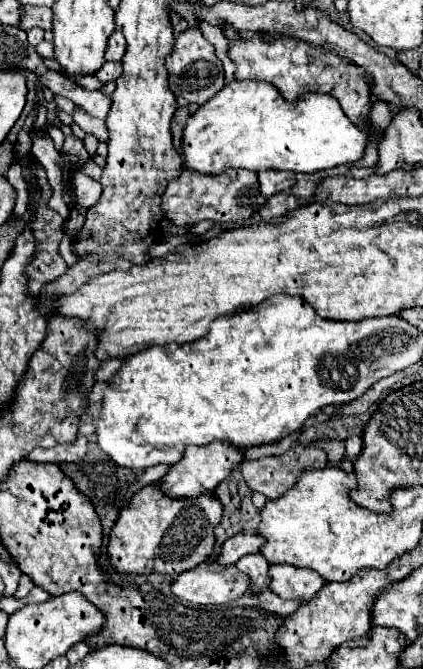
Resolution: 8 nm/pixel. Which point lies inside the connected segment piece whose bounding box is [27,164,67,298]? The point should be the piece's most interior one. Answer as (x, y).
(47, 265)

